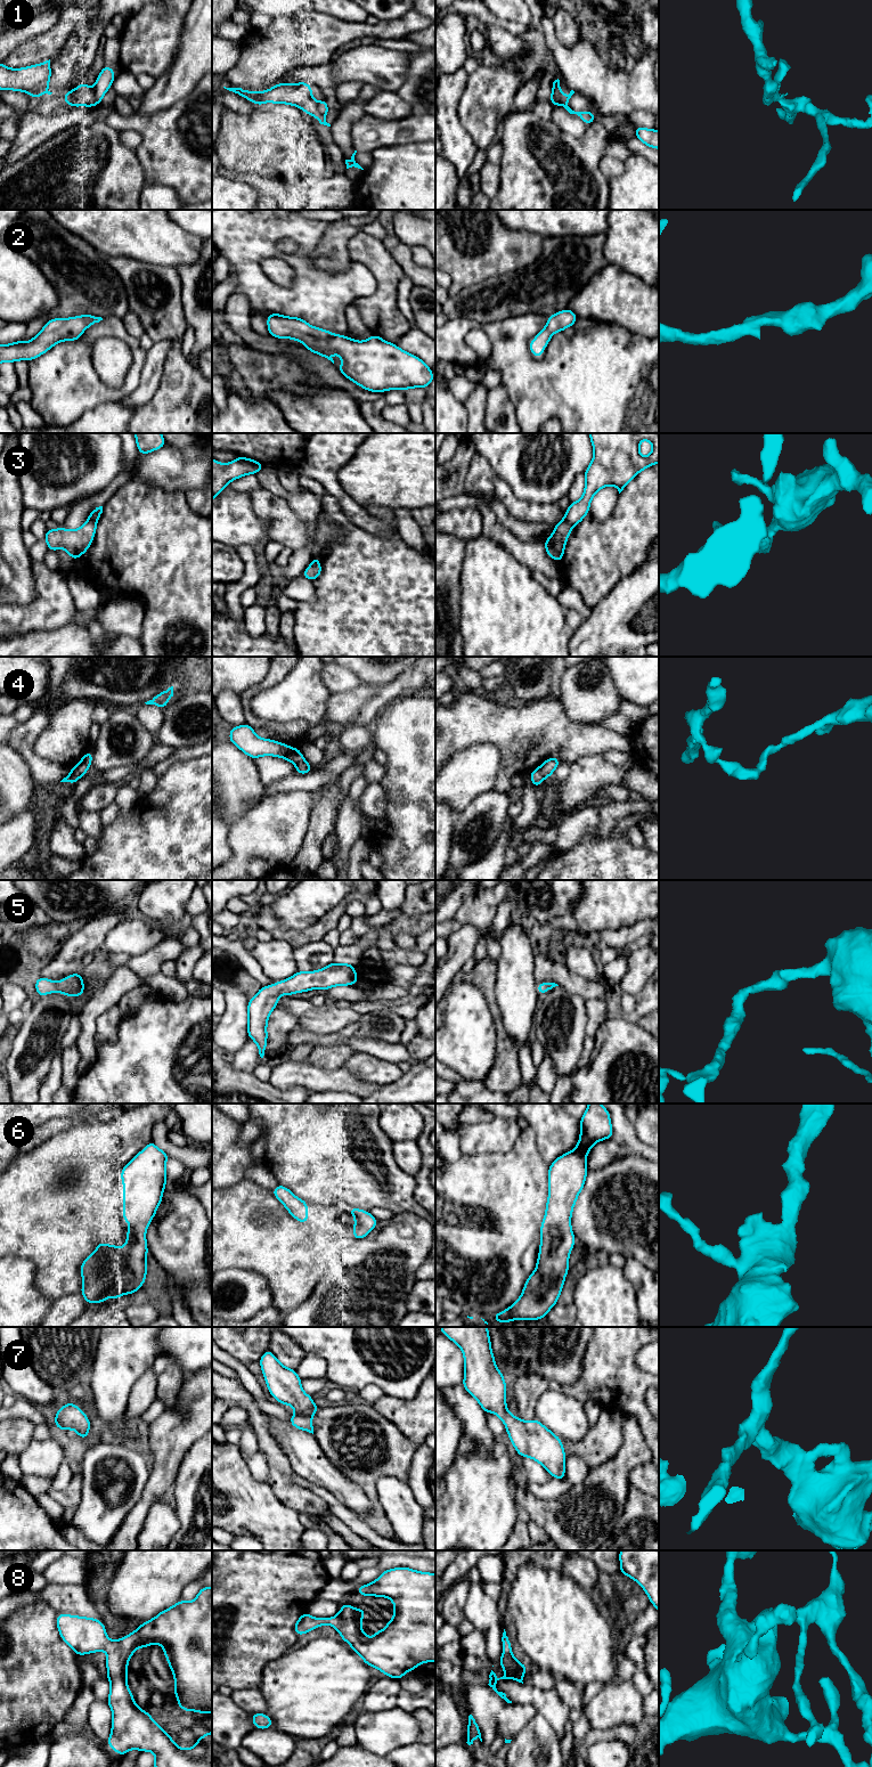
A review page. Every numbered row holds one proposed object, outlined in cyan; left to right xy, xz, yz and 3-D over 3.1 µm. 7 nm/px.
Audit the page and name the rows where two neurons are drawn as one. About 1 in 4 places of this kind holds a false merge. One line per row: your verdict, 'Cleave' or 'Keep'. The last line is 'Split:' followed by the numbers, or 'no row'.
1: Cleave
2: Keep
3: Cleave
4: Cleave
5: Keep
6: Keep
7: Keep
8: Keep
Split: 1, 3, 4

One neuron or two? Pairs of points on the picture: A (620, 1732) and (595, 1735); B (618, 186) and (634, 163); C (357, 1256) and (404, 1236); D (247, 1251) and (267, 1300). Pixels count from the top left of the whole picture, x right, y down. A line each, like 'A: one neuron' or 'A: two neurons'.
A: one neuron
B: one neuron
C: one neuron
D: two neurons

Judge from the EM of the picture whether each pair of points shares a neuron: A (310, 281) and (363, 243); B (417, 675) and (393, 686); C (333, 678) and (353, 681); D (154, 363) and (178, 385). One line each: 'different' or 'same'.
A: different
B: different
C: same
D: different

